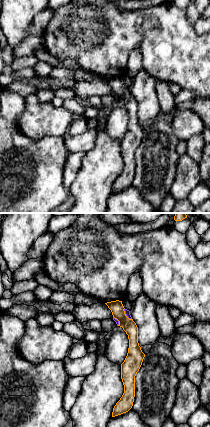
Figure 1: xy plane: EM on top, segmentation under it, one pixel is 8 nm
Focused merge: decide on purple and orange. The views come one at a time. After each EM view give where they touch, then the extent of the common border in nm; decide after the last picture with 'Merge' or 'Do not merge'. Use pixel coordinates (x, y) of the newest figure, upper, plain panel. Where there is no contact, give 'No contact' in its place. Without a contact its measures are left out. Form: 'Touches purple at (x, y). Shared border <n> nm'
Touches purple at (125, 89). Shared border 110 nm

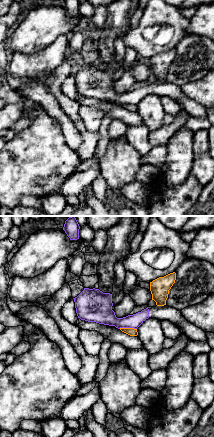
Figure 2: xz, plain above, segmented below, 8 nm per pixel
Touches purple at (128, 103). Shared border 140 nm

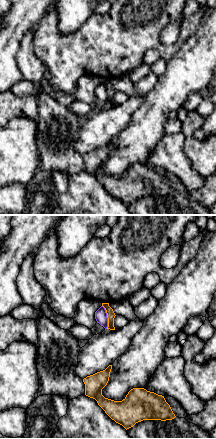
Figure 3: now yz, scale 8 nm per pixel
Touches purple at (106, 93). Shared border 200 nm

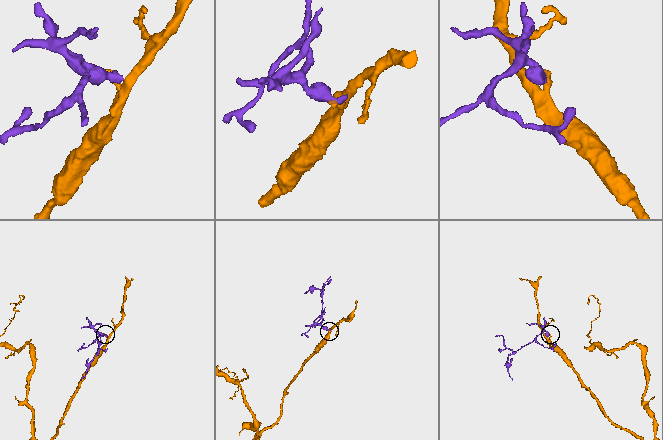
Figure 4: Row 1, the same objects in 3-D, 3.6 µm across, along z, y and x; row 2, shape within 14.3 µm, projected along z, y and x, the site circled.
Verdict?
Do not merge

